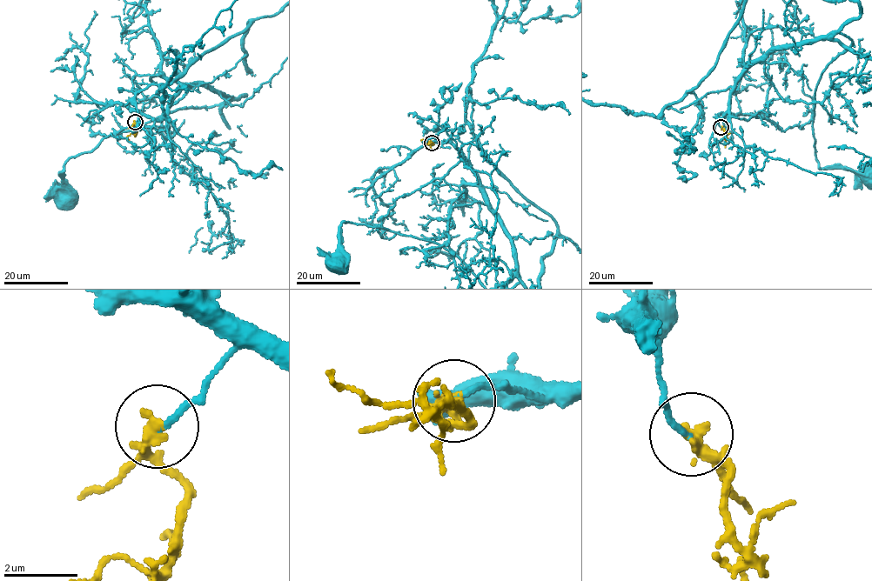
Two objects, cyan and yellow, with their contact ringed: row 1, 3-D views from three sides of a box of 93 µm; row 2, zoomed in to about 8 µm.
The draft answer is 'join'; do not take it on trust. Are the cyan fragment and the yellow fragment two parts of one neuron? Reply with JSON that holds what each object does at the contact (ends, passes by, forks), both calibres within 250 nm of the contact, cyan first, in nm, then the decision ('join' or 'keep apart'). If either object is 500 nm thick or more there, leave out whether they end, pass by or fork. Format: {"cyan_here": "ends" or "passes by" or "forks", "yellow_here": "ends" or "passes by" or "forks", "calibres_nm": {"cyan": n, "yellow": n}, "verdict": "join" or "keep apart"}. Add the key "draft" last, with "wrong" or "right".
{"cyan_here": "ends", "yellow_here": "passes by", "calibres_nm": {"cyan": 130, "yellow": 260}, "verdict": "keep apart", "draft": "wrong"}

